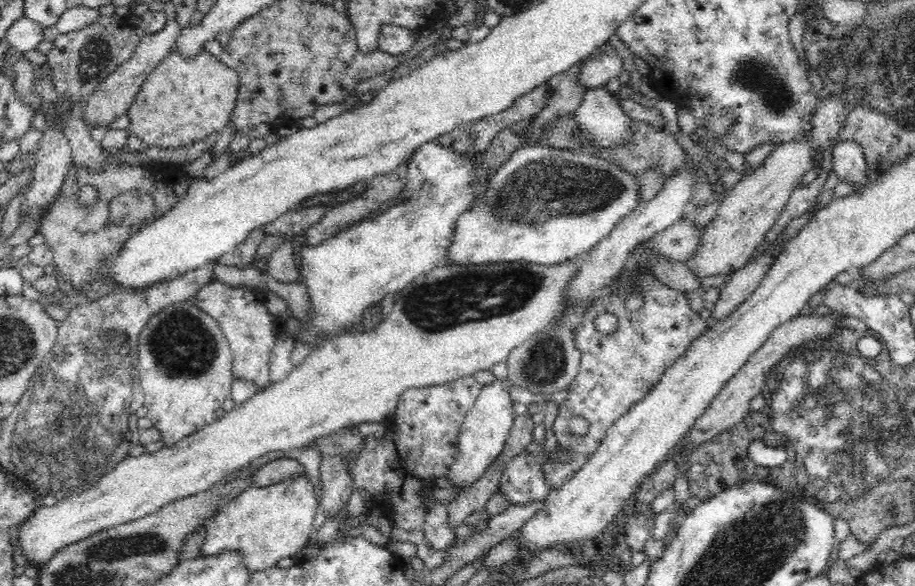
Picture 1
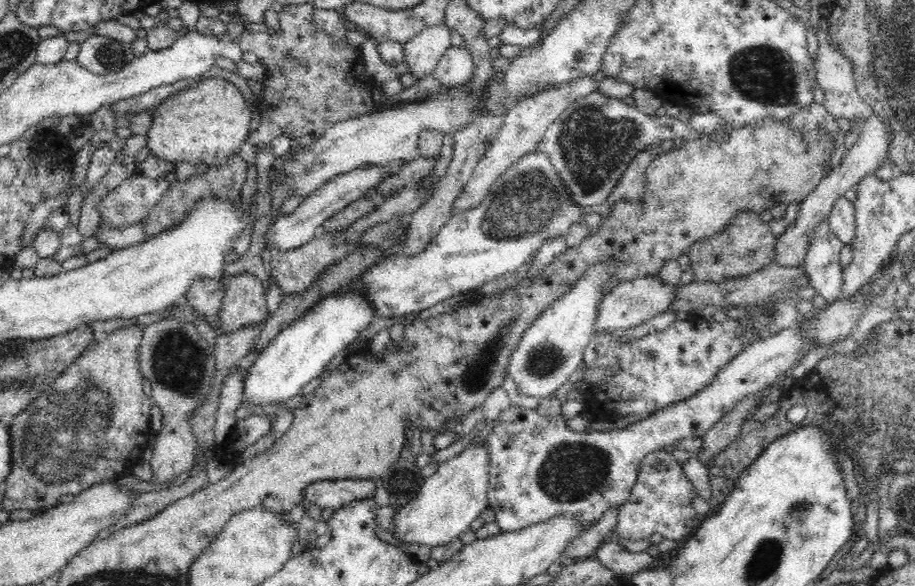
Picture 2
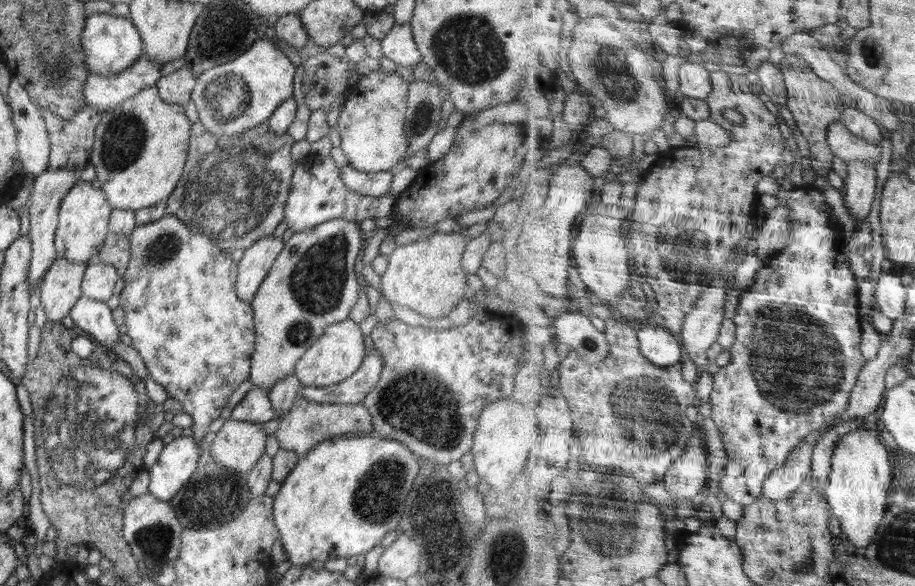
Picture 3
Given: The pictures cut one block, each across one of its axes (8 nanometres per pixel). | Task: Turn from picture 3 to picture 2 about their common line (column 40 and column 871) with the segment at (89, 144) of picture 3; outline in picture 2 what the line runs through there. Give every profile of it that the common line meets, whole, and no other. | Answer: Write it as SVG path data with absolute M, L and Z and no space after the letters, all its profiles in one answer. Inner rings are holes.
M824 28L816 35L818 37L819 50L815 56L811 71L816 74L814 80L824 92L824 106L827 114L832 114L835 120L846 118L848 122L858 122L858 126L862 127L864 122L870 118L873 108L862 100L856 90L853 63L847 57L847 53L839 52L828 43L829 35Z

